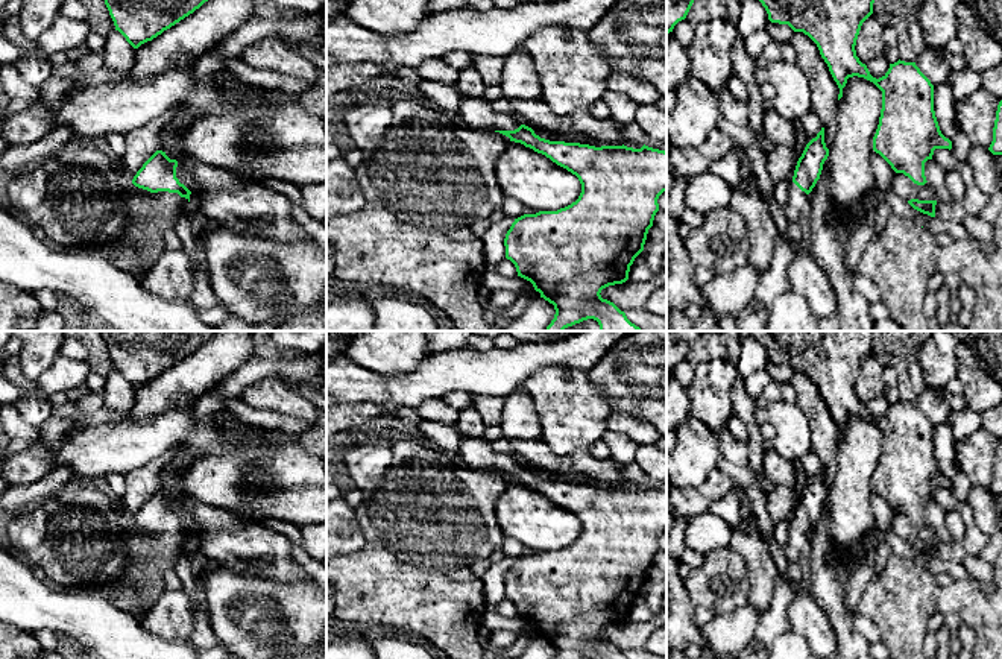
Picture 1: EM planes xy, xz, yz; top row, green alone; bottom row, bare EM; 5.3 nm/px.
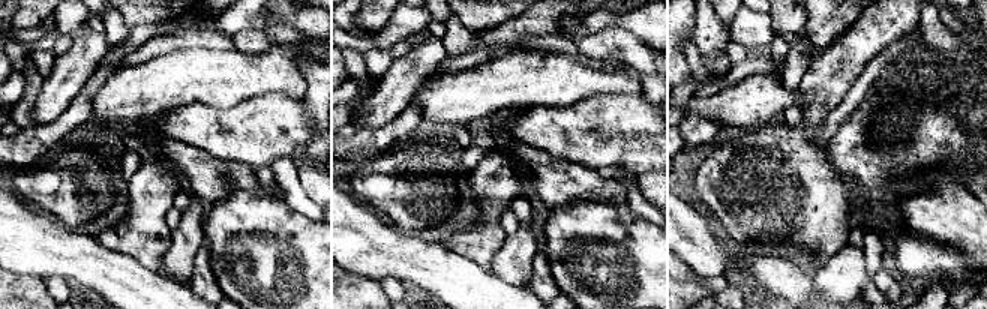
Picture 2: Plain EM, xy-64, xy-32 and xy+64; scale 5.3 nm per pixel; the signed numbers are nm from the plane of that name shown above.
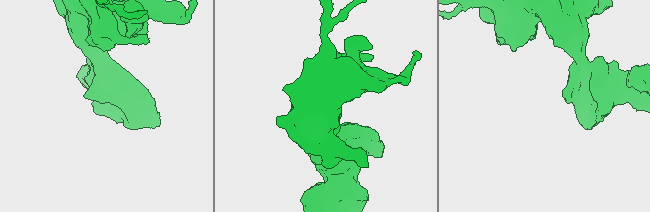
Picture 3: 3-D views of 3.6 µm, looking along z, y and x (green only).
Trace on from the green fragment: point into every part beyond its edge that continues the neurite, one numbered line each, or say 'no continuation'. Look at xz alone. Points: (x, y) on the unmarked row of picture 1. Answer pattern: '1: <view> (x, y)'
1: xz (477, 453)

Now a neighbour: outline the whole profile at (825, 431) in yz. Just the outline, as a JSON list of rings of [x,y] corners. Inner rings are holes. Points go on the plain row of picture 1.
[[[794,372],[789,383],[796,390],[797,404],[808,419],[812,431],[812,449],[820,457],[821,466],[824,468],[824,483],[830,490],[837,469],[835,449],[840,428],[821,398],[817,384],[808,375]]]

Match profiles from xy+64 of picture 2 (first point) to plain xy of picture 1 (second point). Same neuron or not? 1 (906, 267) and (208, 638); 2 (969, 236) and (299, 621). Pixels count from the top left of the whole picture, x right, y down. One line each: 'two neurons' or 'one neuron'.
1: two neurons
2: two neurons

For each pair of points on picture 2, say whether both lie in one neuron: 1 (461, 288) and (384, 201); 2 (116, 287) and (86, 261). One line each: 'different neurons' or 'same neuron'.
1: different neurons
2: same neuron

